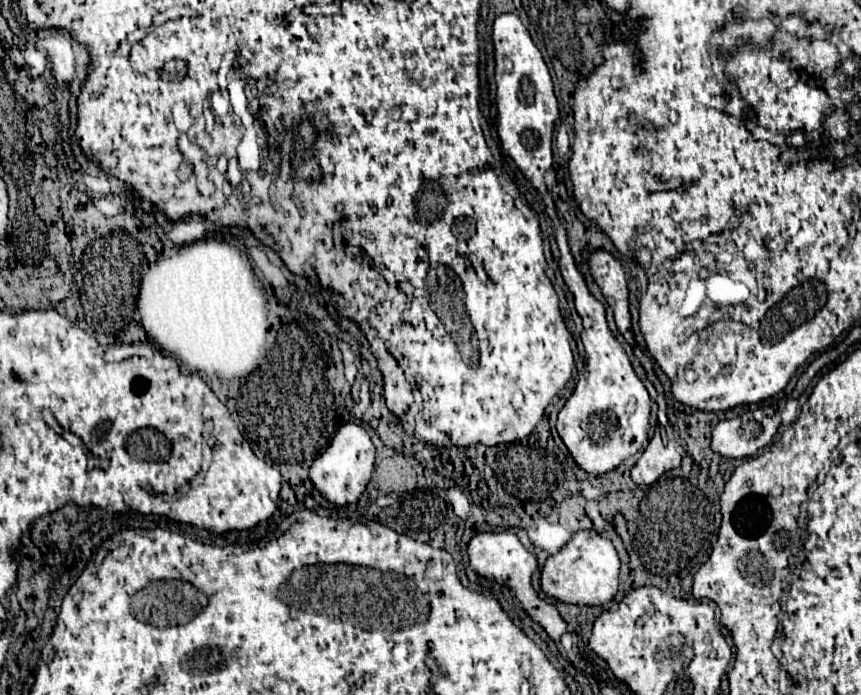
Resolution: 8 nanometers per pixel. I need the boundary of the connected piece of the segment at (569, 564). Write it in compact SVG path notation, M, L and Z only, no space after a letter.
M577 531L573 533L571 541L561 547L559 553L551 555L545 561L543 573L541 573L541 589L547 597L565 601L565 603L577 603L577 605L605 605L609 603L619 585L619 555L609 539L603 539L597 531Z

